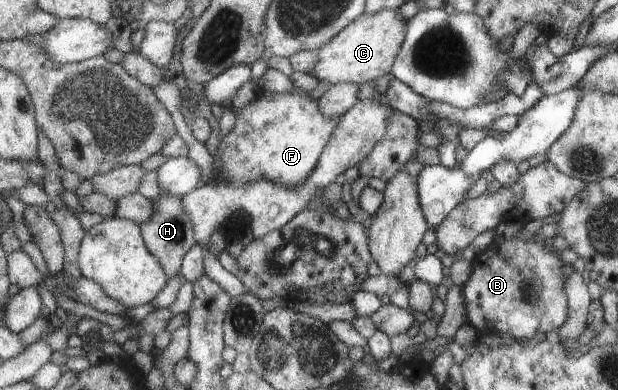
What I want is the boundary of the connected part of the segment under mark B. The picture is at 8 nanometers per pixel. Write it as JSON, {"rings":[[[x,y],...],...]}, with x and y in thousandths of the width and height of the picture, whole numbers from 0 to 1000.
{"rings":[[[862,603],[854,618],[843,610],[804,610],[764,667],[765,697],[759,718],[748,733],[754,790],[756,828],[778,851],[801,846],[824,851],[837,872],[856,872],[869,851],[885,856],[901,846],[917,821],[919,769],[913,746],[916,713],[911,685],[916,674],[901,662],[898,644],[887,646],[879,628],[882,615],[872,603]]]}

